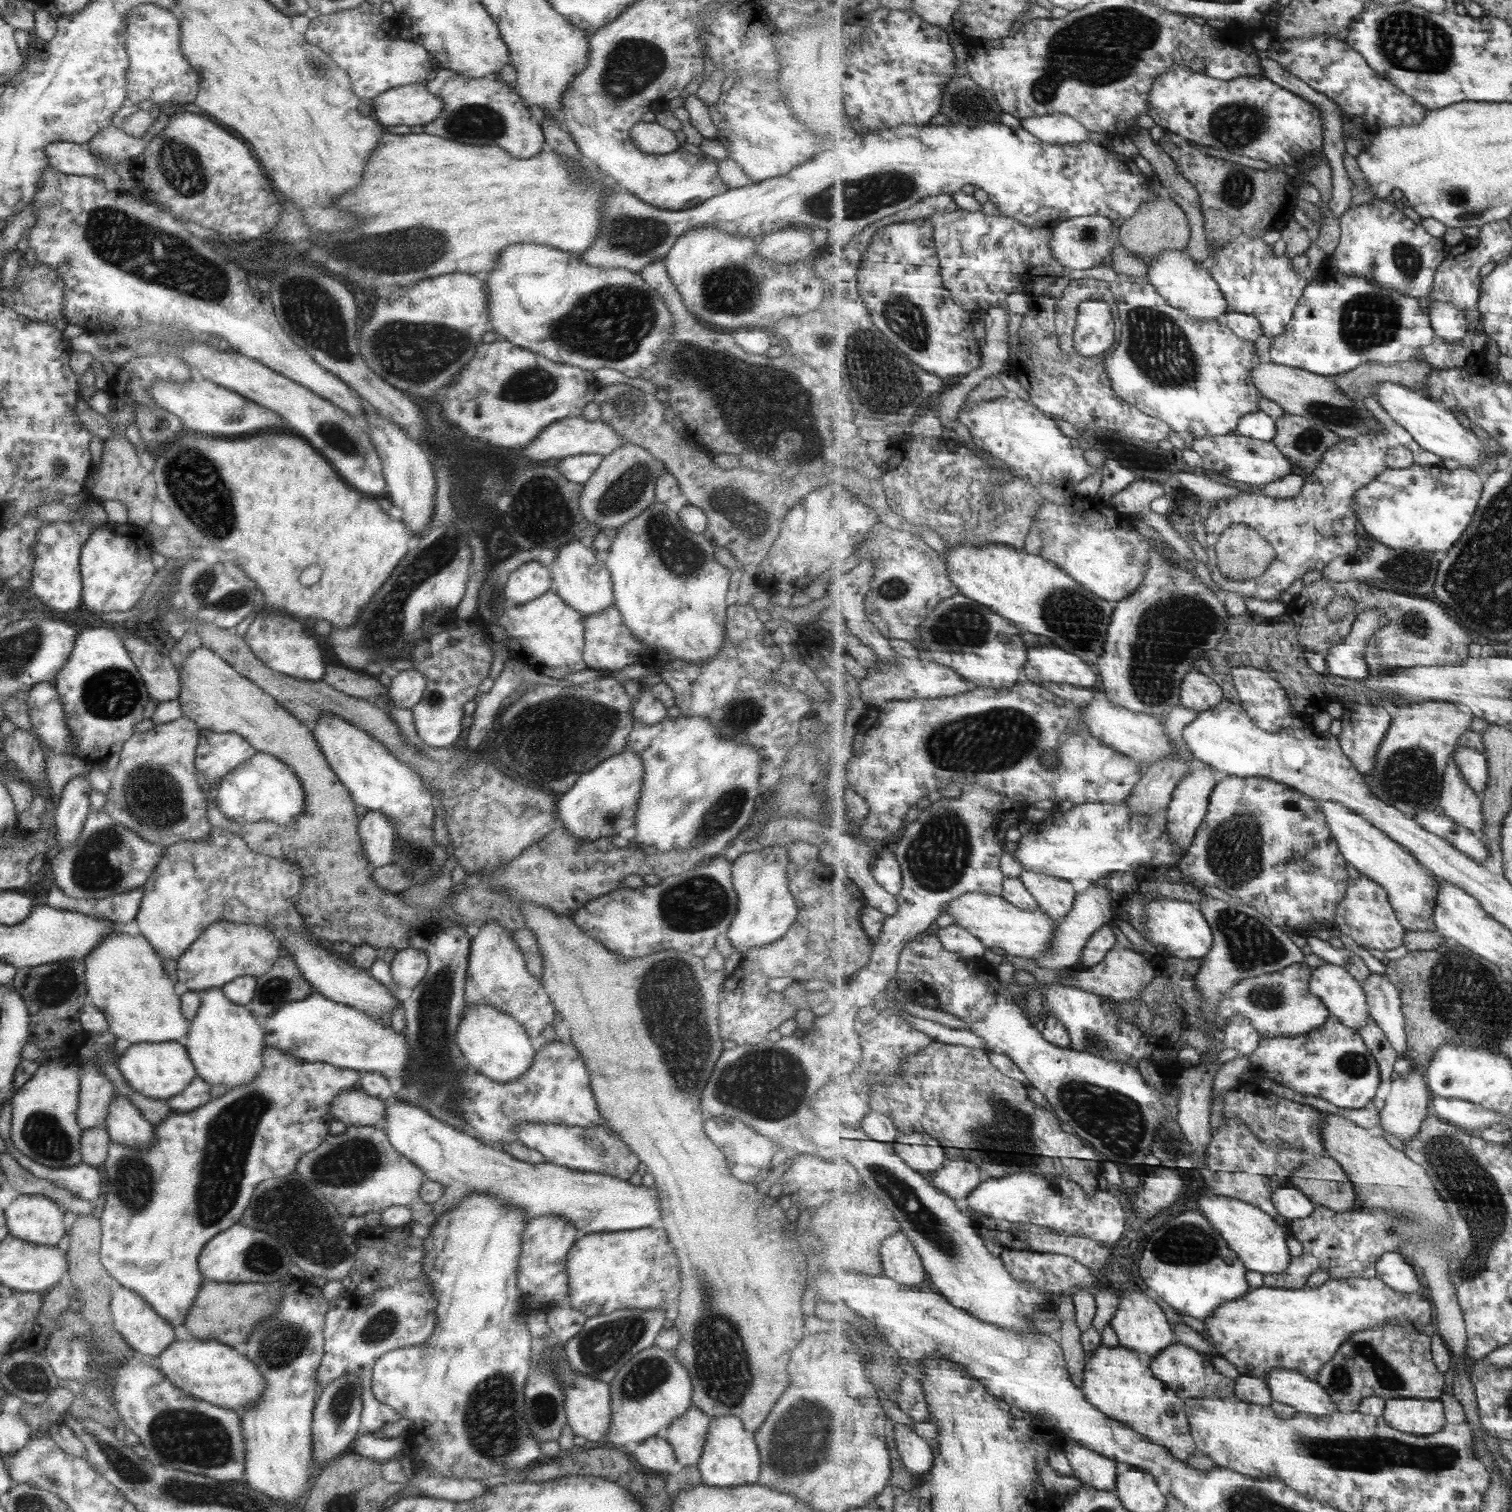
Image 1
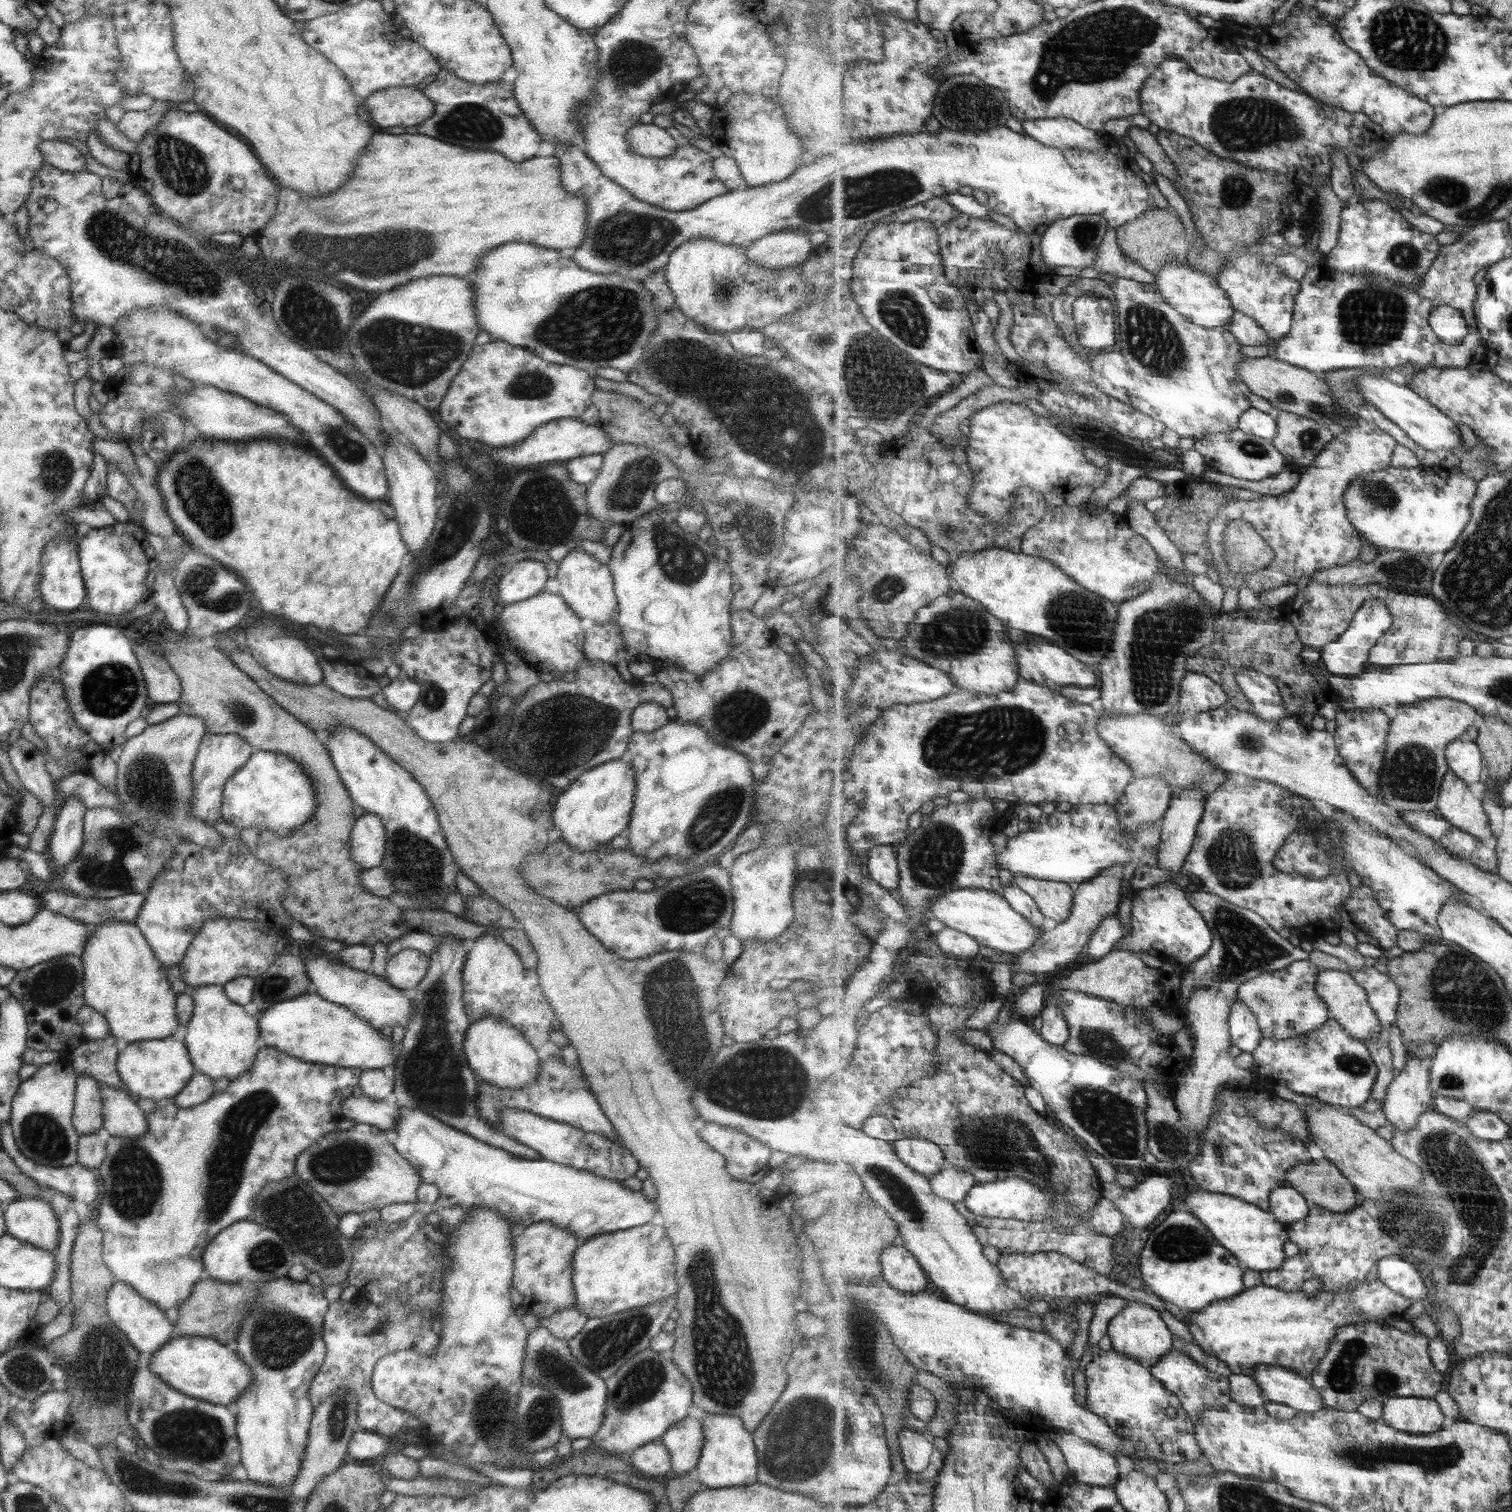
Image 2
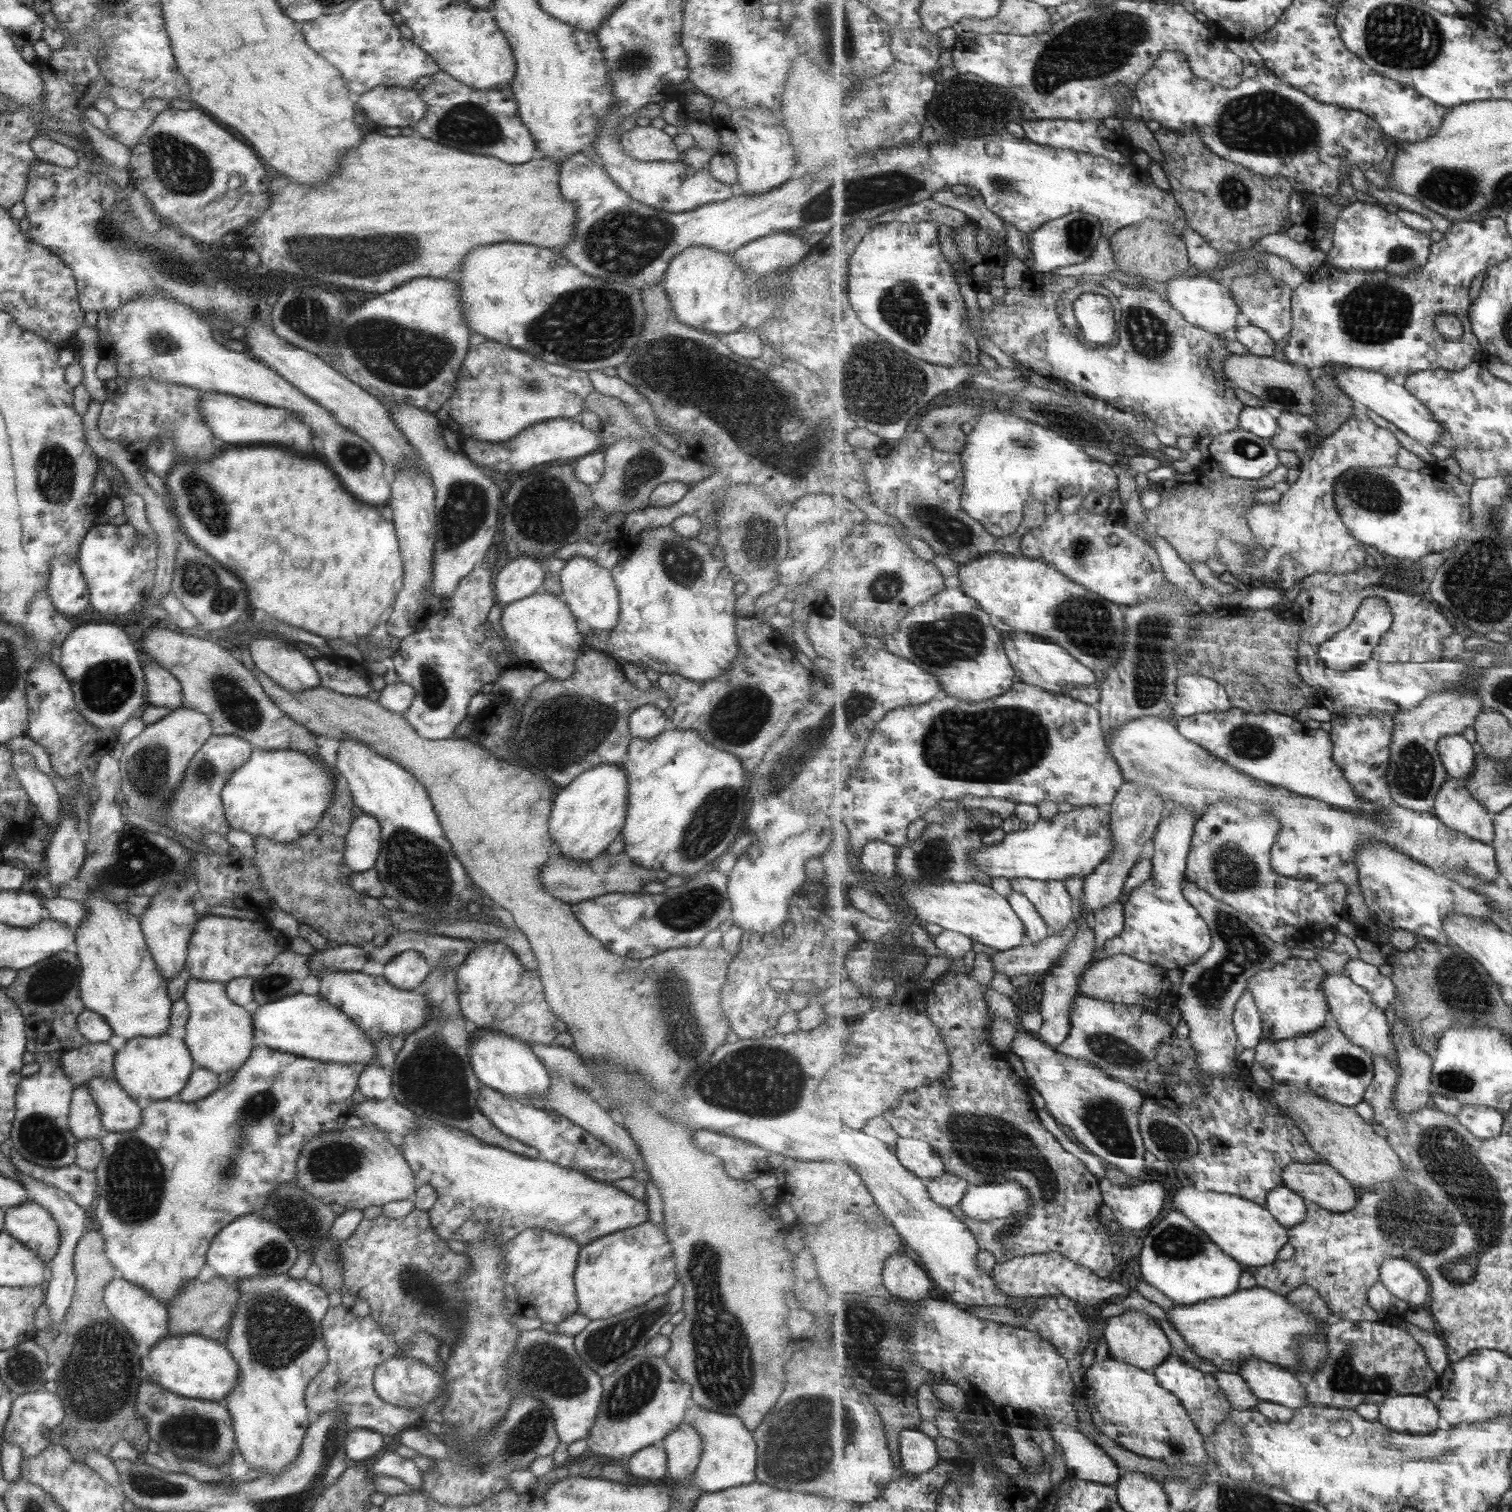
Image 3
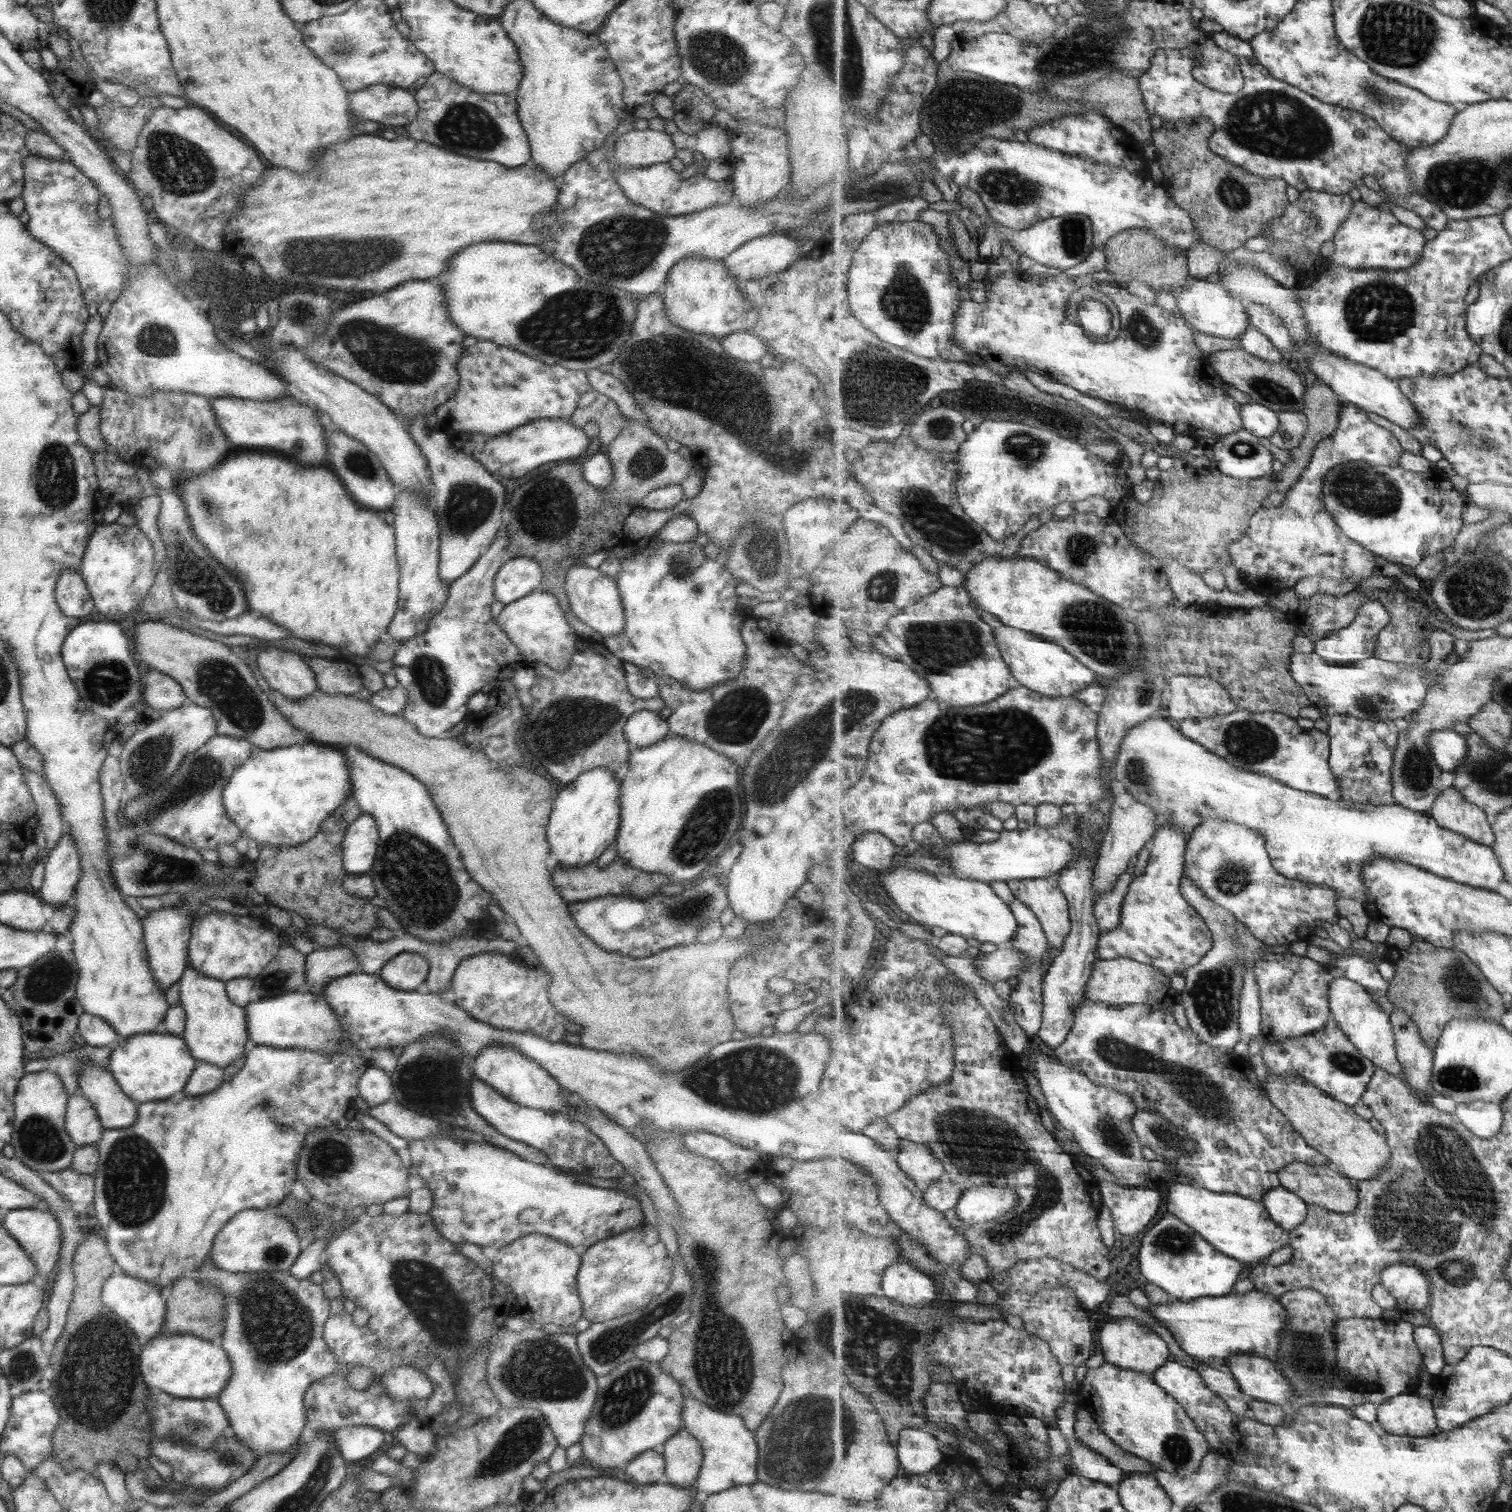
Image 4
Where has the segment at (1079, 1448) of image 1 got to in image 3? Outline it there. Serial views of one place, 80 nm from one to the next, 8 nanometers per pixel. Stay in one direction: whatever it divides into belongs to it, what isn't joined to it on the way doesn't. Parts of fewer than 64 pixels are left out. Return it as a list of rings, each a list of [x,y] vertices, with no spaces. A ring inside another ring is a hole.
[[[1057,1423],[1051,1428],[1072,1476],[1111,1486],[1119,1482],[1123,1470],[1103,1448],[1092,1445],[1072,1424]]]

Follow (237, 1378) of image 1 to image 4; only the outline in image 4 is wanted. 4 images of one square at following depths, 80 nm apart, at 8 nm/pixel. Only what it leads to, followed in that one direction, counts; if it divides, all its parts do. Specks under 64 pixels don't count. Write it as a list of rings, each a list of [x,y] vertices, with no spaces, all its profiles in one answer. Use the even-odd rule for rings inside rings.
[[[162,1335],[151,1338],[143,1350],[141,1350],[141,1378],[147,1384],[147,1388],[157,1390],[183,1399],[215,1399],[217,1393],[227,1384],[227,1378],[231,1374],[231,1367],[223,1348],[213,1346],[210,1341],[199,1339],[191,1335]]]

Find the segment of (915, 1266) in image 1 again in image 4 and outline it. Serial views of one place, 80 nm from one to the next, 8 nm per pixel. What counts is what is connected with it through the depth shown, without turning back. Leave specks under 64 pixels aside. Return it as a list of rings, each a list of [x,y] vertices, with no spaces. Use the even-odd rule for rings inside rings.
[[[908,1260],[896,1262],[884,1272],[882,1287],[885,1296],[903,1307],[922,1308],[936,1303],[937,1288],[935,1288],[933,1278],[915,1268]]]

